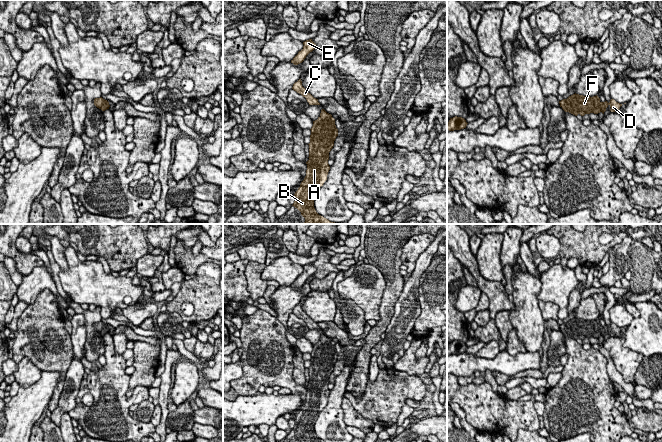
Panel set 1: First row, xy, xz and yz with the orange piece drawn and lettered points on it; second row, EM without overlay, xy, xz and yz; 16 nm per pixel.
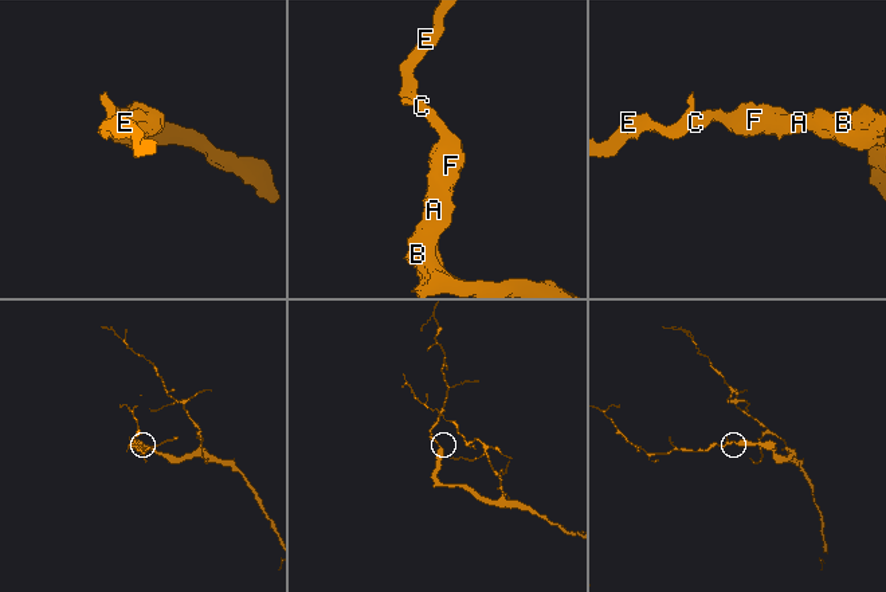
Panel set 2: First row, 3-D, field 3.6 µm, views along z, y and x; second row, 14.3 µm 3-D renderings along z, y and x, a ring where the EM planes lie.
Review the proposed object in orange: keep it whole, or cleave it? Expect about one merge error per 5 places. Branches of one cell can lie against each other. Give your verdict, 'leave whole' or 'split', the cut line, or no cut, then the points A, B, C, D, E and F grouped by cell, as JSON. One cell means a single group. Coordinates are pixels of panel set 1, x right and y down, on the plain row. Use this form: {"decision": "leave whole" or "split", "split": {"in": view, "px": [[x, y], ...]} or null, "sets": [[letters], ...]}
{"decision": "leave whole", "split": null, "sets": [["A", "B", "C", "D", "E", "F"]]}

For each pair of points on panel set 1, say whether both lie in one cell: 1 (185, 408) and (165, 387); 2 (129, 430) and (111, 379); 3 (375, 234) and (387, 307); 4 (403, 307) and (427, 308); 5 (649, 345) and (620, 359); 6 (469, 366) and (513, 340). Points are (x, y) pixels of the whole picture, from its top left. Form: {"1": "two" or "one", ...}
{"1": "two", "2": "one", "3": "one", "4": "two", "5": "two", "6": "two"}

